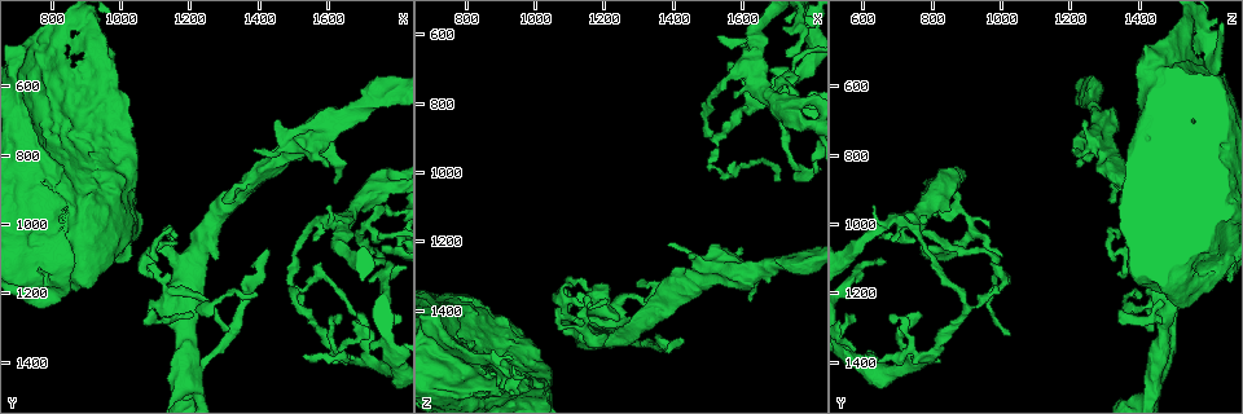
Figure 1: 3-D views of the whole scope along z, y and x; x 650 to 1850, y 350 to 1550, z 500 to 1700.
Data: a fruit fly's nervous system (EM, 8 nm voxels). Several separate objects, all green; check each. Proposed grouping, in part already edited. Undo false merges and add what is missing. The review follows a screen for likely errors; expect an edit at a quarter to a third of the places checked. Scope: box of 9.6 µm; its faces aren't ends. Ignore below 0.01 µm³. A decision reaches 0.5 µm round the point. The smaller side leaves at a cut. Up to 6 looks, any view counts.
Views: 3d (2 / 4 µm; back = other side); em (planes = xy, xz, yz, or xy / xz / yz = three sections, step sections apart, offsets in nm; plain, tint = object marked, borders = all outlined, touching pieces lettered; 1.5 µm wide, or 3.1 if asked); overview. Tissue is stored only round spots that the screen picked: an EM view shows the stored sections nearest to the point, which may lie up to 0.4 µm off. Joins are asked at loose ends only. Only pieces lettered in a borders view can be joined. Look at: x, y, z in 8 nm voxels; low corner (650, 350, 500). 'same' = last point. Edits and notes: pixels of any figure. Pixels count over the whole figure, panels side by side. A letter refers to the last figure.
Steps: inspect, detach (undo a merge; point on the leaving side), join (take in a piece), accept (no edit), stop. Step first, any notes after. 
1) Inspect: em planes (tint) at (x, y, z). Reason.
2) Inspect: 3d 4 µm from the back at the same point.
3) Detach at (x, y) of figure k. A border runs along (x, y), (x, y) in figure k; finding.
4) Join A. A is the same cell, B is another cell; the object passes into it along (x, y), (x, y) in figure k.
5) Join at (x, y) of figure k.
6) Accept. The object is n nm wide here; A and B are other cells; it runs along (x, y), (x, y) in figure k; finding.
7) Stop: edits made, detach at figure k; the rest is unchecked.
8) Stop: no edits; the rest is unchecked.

Inspect: 3d 4 µm at (1310, 1310, 1420). Free end.

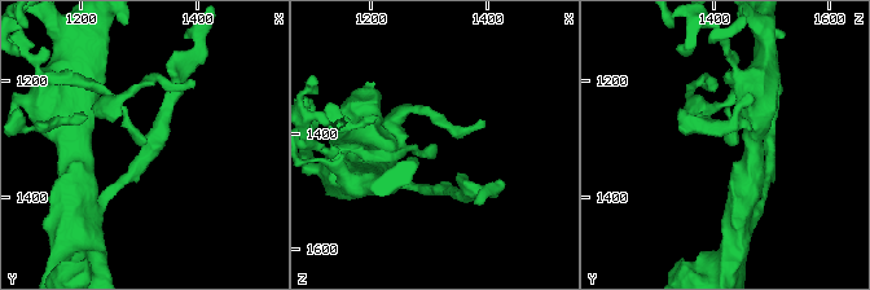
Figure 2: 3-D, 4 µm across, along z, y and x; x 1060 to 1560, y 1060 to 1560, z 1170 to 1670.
Inspect: em planes (borders) at (1310, 1310, 1420). Shape alone is not enough.

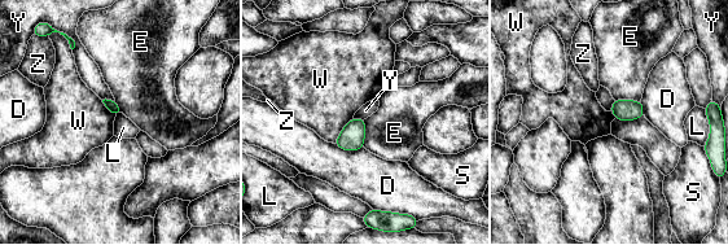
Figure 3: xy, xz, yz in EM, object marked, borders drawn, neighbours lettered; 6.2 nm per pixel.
Accept. The longest contact is with W, 200 nm; D, E, L, S, W, Y and Z are other cells; no lettered piece goes on from it.

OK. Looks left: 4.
Inspect: em planes (plain) at (1430, 1070, 1490). An open end.

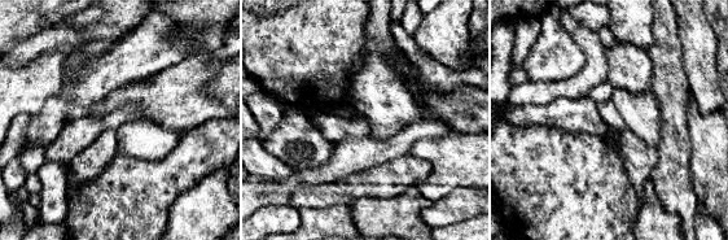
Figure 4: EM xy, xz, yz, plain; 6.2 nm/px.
Inspect: em planes (borders) at the same point.

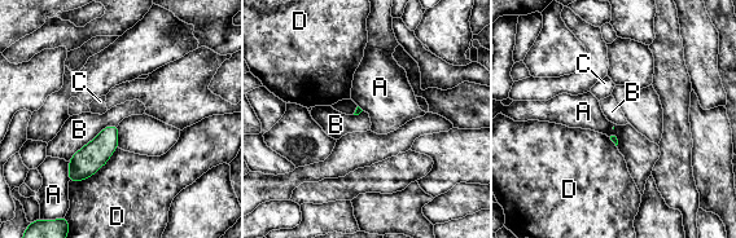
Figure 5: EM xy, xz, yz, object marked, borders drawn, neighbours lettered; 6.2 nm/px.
Accept. A, B, C and D are other cells; a border runs along (117, 124), (104, 127), (68, 161) in figure 5; none of them fits.

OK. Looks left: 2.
Stop: no edits; the rest is unchecked.

